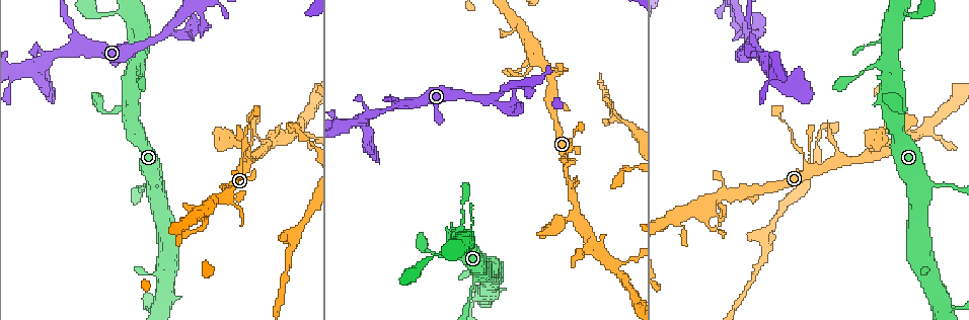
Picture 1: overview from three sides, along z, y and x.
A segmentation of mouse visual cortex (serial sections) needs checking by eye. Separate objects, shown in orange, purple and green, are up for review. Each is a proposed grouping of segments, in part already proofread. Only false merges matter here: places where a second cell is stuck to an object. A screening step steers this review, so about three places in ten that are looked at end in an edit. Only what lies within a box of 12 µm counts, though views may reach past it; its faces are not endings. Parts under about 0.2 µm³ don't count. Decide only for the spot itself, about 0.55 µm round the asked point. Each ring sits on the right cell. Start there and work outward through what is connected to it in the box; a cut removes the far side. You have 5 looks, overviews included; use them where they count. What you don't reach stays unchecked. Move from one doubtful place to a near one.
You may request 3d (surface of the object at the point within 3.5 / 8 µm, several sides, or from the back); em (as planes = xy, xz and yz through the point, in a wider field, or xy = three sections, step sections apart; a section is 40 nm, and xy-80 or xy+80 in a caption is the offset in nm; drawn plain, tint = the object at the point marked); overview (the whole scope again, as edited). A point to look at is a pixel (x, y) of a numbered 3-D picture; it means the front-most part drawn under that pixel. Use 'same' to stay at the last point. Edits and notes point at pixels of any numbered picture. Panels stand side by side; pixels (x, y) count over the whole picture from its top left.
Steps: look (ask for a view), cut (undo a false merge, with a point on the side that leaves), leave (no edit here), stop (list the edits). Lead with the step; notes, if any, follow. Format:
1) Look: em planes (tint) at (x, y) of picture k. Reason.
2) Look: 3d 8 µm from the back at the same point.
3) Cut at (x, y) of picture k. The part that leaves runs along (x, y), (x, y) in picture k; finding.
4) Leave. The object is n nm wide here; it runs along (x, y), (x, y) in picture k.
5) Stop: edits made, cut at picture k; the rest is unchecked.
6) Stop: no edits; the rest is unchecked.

Look: 3d 3.5 µm at (255, 157) of picture 1. Arms part here.

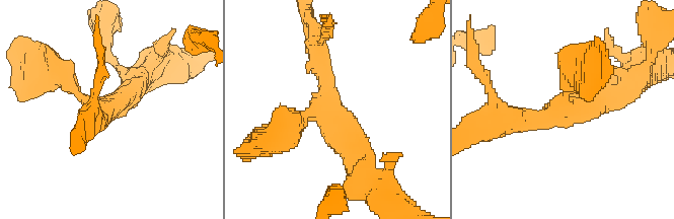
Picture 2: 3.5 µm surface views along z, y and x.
Look: em xy step 3 (tint) at (327, 109) of picture 2. 3 arms meet here; the arms are 300, 300, 400 nm wide.

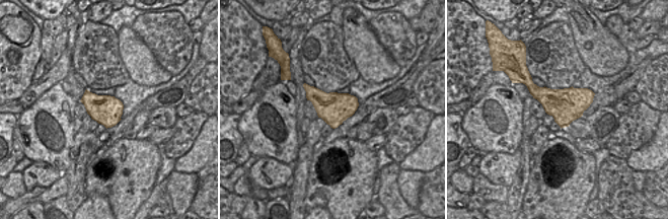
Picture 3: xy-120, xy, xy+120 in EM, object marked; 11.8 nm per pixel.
Leave. It runs along (316, 50), (334, 135), (357, 163) in picture 2; continuous, no second cell.

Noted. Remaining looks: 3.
Look: 3d 3.5 µm at (615, 269) of picture 1. Side arm on a straight run.

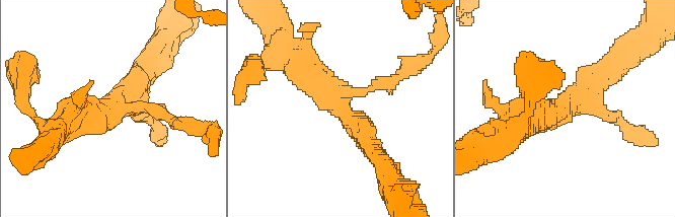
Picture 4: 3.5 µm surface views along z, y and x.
Look: em xy step 3 (tint) at (111, 109) of picture 4. 3 arms meet here; the arms are 200, 400, 400 nm wide.

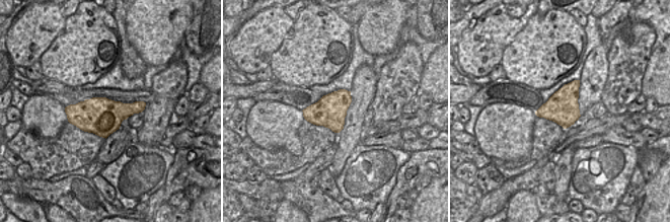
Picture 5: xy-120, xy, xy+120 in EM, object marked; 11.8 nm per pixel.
Leave. It runs along (290, 60), (327, 88), (371, 145) in picture 4; one cell here.

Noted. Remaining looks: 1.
Stop: no edits; the rest is unchecked.

